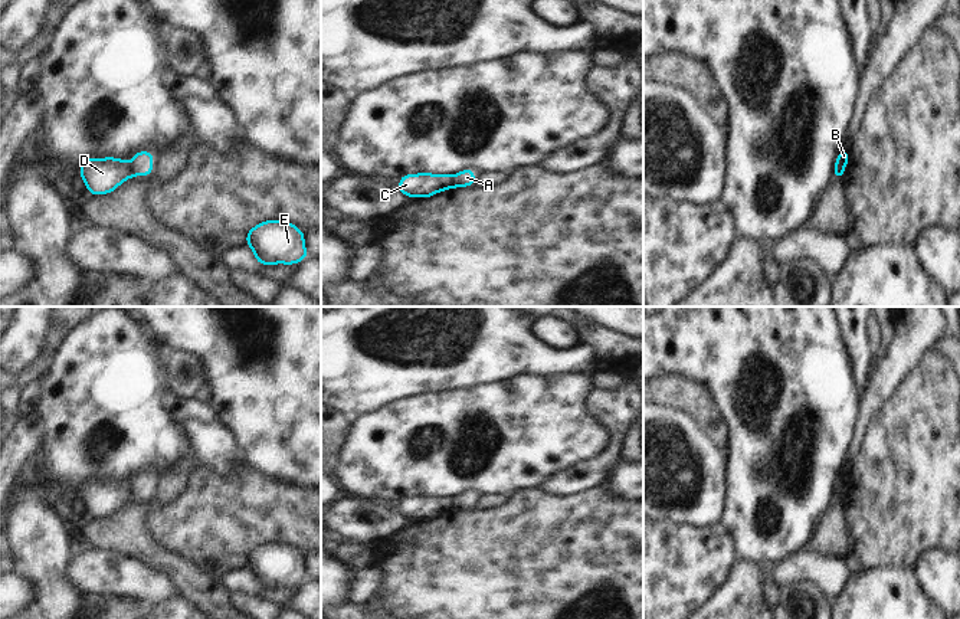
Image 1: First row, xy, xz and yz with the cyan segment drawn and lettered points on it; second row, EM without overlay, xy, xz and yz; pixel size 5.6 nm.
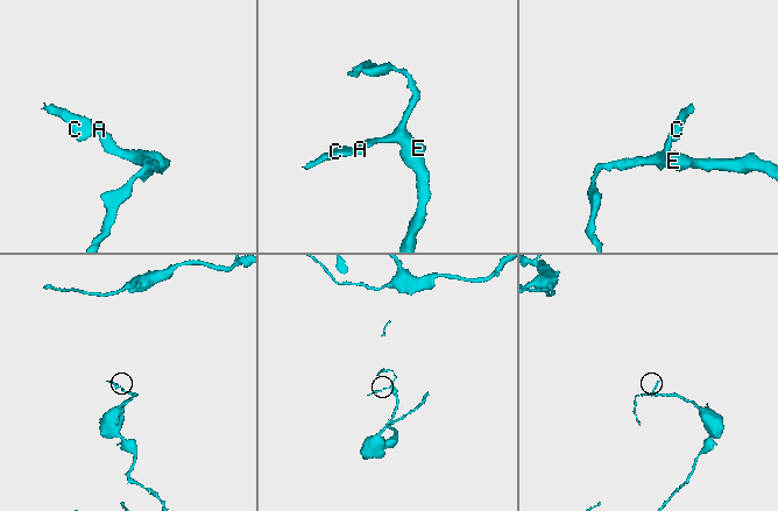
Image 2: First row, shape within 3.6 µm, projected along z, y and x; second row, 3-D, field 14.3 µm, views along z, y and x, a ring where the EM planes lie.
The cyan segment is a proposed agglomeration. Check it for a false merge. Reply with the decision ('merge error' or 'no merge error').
merge error

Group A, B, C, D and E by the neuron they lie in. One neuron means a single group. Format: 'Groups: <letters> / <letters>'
Groups: A B E / C D.

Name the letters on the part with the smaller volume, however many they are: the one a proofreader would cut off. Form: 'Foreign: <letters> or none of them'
Foreign: C, D

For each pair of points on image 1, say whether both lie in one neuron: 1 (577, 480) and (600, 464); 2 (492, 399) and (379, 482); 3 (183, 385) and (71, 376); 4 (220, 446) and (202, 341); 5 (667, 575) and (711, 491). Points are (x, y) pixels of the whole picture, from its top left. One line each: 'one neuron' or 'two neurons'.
1: one neuron
2: one neuron
3: two neurons
4: two neurons
5: two neurons

